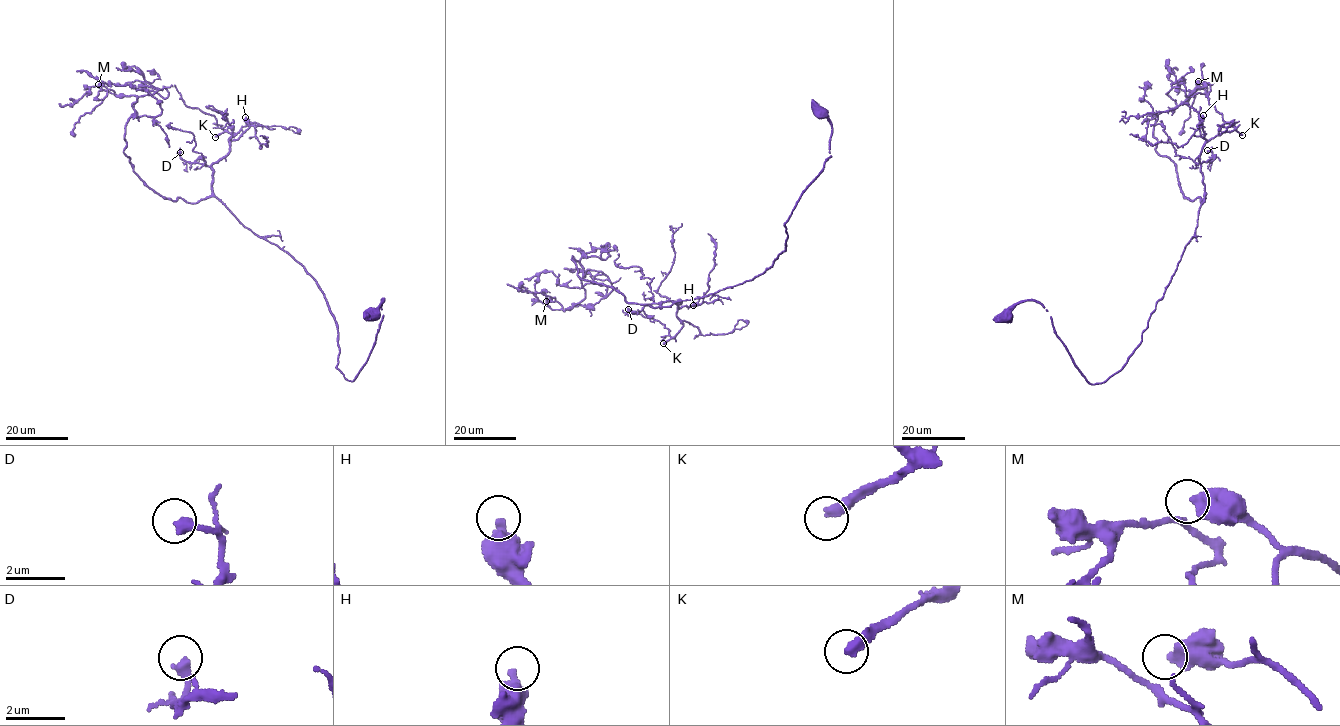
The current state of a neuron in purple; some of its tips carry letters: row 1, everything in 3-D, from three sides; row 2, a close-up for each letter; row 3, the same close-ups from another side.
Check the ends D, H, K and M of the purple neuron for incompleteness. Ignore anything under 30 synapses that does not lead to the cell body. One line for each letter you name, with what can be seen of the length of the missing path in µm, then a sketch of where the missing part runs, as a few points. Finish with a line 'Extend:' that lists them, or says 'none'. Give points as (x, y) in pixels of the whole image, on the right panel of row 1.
K: about 20 µm are missing; missing branch runs (1242, 135), (1249, 128), (1262, 130), (1266, 122), (1262, 113)
Extend: K

